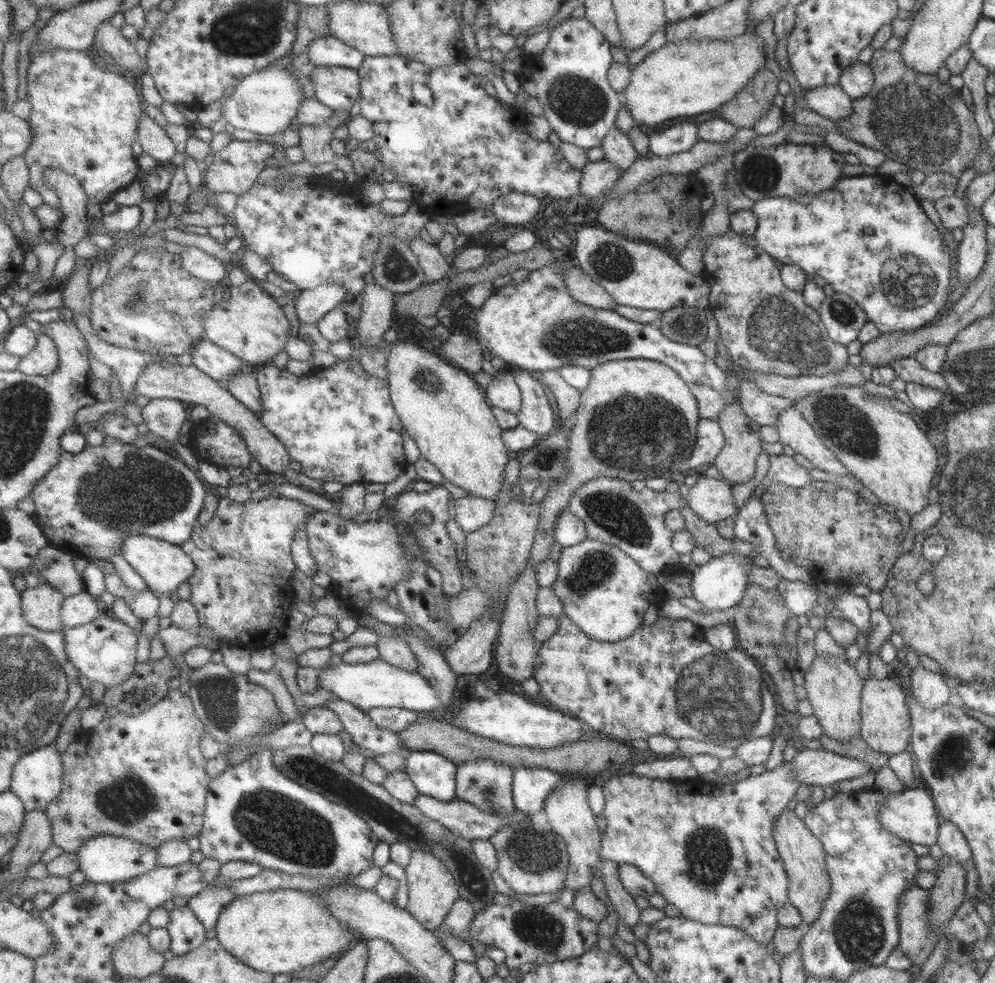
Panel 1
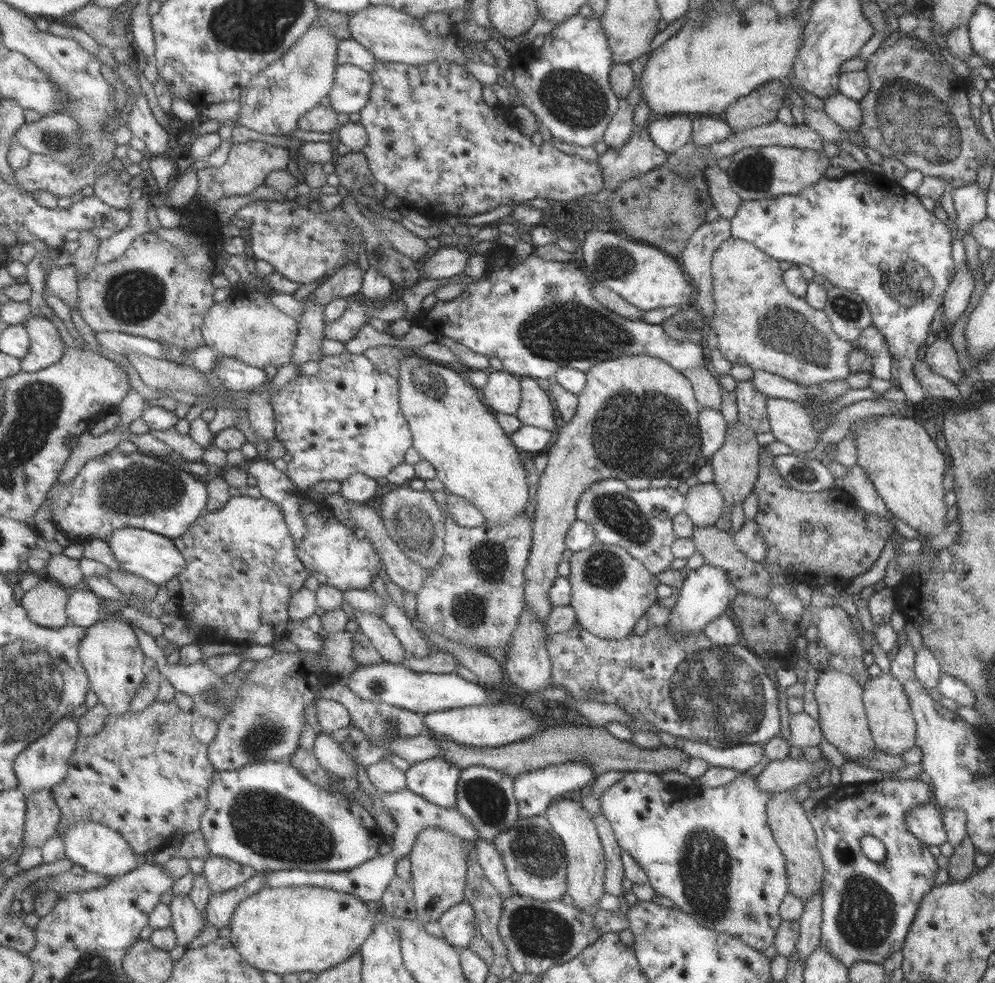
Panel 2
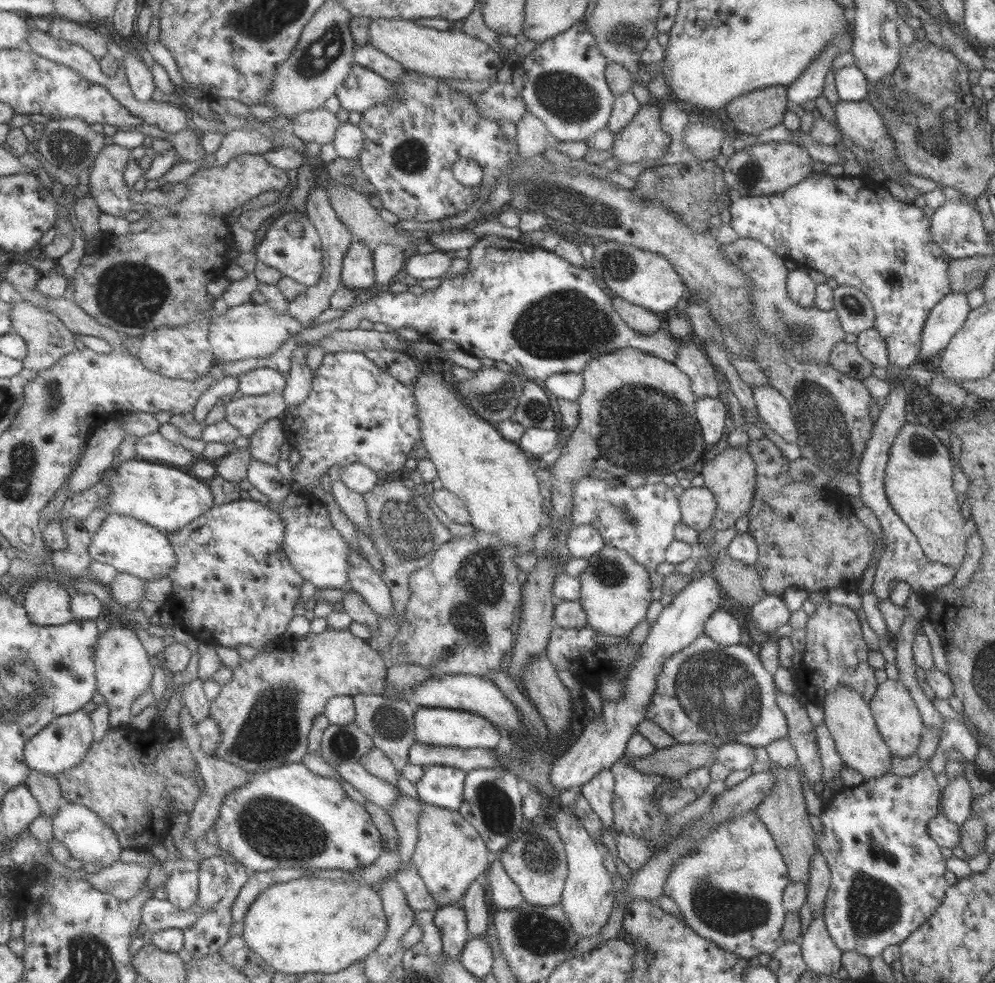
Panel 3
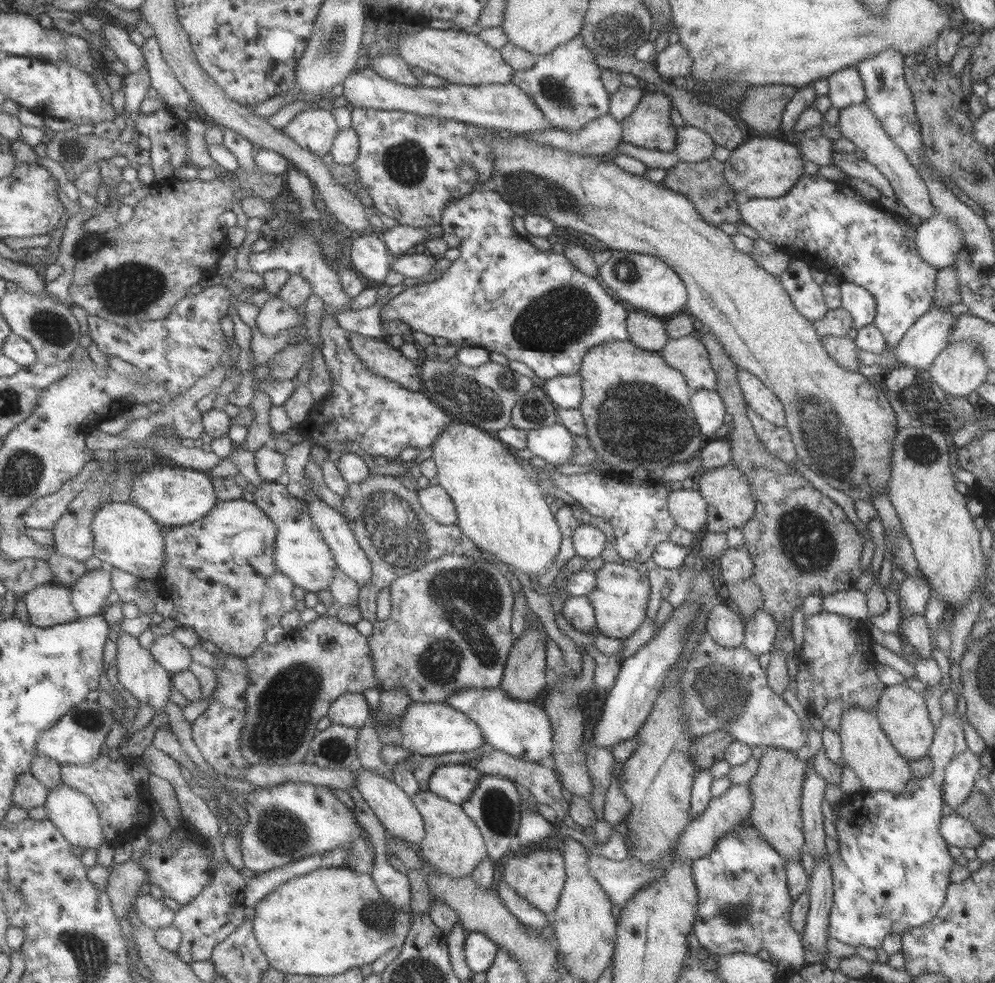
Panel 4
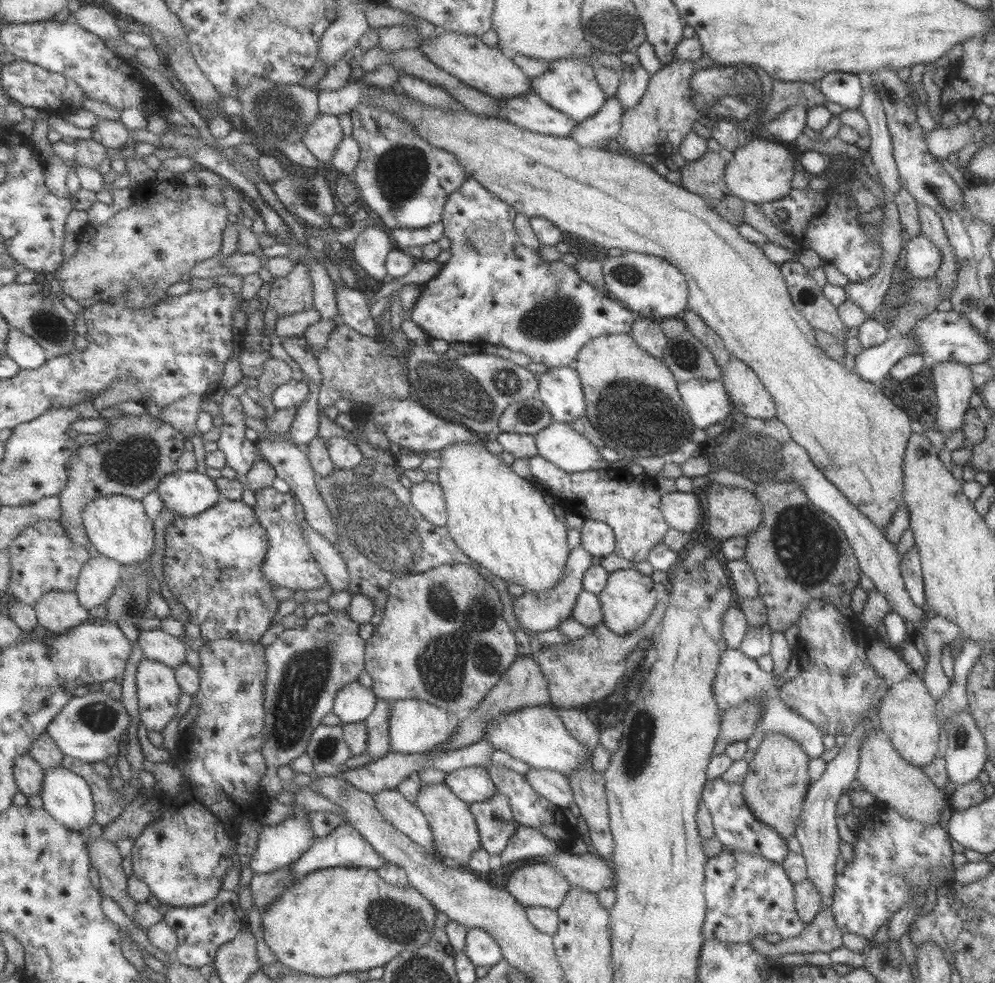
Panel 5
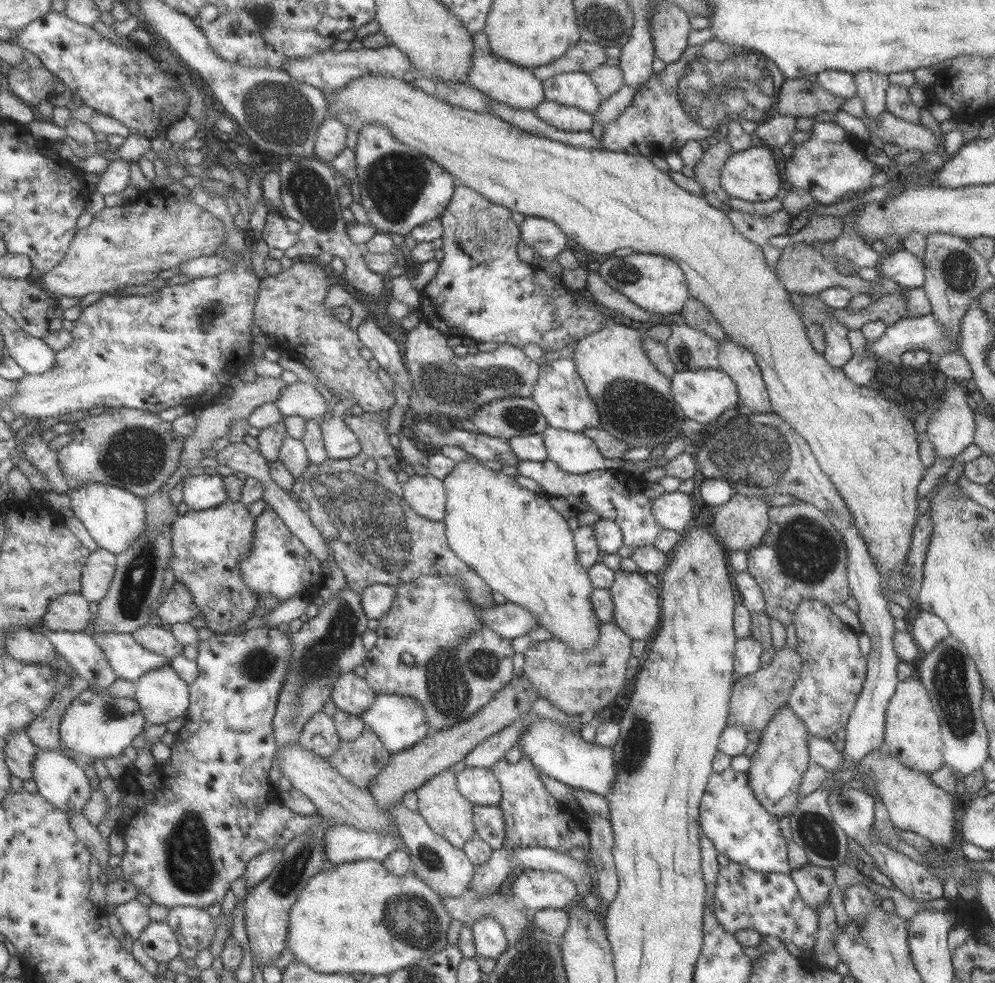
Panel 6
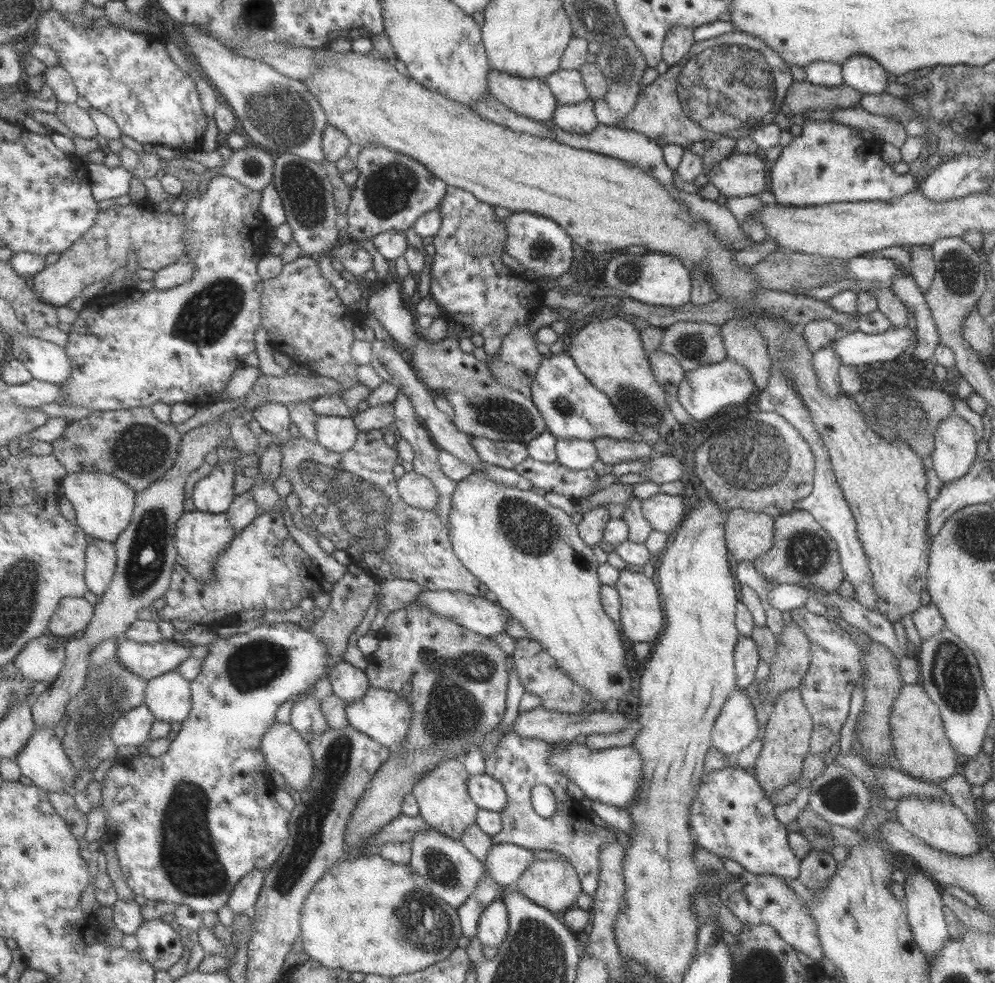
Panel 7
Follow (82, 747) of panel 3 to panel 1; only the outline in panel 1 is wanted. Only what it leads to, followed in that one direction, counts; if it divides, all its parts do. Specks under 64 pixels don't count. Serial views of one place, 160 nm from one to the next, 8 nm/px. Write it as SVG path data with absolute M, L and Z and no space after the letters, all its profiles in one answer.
M54 742L22 756L15 765L12 790L28 812L47 810L62 793L64 776L63 753L57 752Z

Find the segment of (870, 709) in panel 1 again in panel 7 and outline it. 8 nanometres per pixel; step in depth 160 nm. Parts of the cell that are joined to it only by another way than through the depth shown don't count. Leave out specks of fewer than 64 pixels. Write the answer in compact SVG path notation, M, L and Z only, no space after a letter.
M903 683L894 696L888 716L890 739L900 768L920 780L939 784L959 771L961 762L948 743L936 704L921 685Z

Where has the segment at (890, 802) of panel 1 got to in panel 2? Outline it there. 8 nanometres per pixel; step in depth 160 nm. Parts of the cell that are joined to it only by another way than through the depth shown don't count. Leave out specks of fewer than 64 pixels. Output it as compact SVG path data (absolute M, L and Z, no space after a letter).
M933 802L909 809L903 822L907 832L927 846L939 846L946 842L942 813Z

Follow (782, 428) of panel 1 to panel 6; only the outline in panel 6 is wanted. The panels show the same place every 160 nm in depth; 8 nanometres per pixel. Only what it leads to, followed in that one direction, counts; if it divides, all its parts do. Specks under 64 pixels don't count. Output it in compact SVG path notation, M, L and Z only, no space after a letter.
M725 337L718 345L718 368L735 383L743 413L771 413L768 394L752 354Z

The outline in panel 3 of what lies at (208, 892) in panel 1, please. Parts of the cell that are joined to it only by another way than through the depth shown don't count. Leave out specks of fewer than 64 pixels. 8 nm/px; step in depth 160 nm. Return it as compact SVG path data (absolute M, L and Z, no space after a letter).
M277 868L265 872L251 872L247 884L234 900L231 909L234 922L242 922L244 920L247 911L264 890L276 884L283 884L293 879L309 876L312 876L312 872L307 872L305 868L301 868L301 870L297 870L297 868Z

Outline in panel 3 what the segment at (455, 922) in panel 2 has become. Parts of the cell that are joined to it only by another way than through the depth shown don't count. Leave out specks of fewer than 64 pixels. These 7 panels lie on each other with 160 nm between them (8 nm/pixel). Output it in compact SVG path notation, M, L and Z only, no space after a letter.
M443 905L435 913L434 921L442 934L443 955L458 958L464 944L470 939L466 927L466 916L461 905Z

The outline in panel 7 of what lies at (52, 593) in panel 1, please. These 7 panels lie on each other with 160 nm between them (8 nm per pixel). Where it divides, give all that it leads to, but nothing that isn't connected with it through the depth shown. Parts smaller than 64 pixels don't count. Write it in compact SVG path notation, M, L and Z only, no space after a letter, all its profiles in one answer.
M68 597L62 601L50 624L50 633L74 638L87 630L94 619L96 606L85 598Z

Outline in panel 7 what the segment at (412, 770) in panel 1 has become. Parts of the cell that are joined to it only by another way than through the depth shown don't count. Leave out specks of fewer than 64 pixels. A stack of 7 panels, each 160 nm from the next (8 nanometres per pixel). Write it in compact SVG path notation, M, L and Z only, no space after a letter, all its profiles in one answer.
M485 773L469 775L466 780L466 791L478 808L500 813L507 804L507 796L501 783Z

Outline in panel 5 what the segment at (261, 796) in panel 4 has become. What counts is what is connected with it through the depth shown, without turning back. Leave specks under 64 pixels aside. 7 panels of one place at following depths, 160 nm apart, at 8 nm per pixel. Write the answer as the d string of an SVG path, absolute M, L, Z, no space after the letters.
M292 805L292 809L294 813L276 825L270 826L265 823L265 826L262 826L256 852L249 861L254 873L264 875L290 866L318 842L311 818L309 818L310 810L295 805Z

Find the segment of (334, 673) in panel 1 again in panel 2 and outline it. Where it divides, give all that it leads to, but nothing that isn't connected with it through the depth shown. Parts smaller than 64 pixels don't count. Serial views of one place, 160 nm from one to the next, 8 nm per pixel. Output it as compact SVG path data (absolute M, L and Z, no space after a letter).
M384 662L357 668L357 672L349 675L348 688L350 693L370 700L371 702L386 702L393 706L407 710L427 713L461 708L466 706L479 706L487 701L488 688L481 683L471 683L455 673L431 674L431 672L413 672L400 664Z

